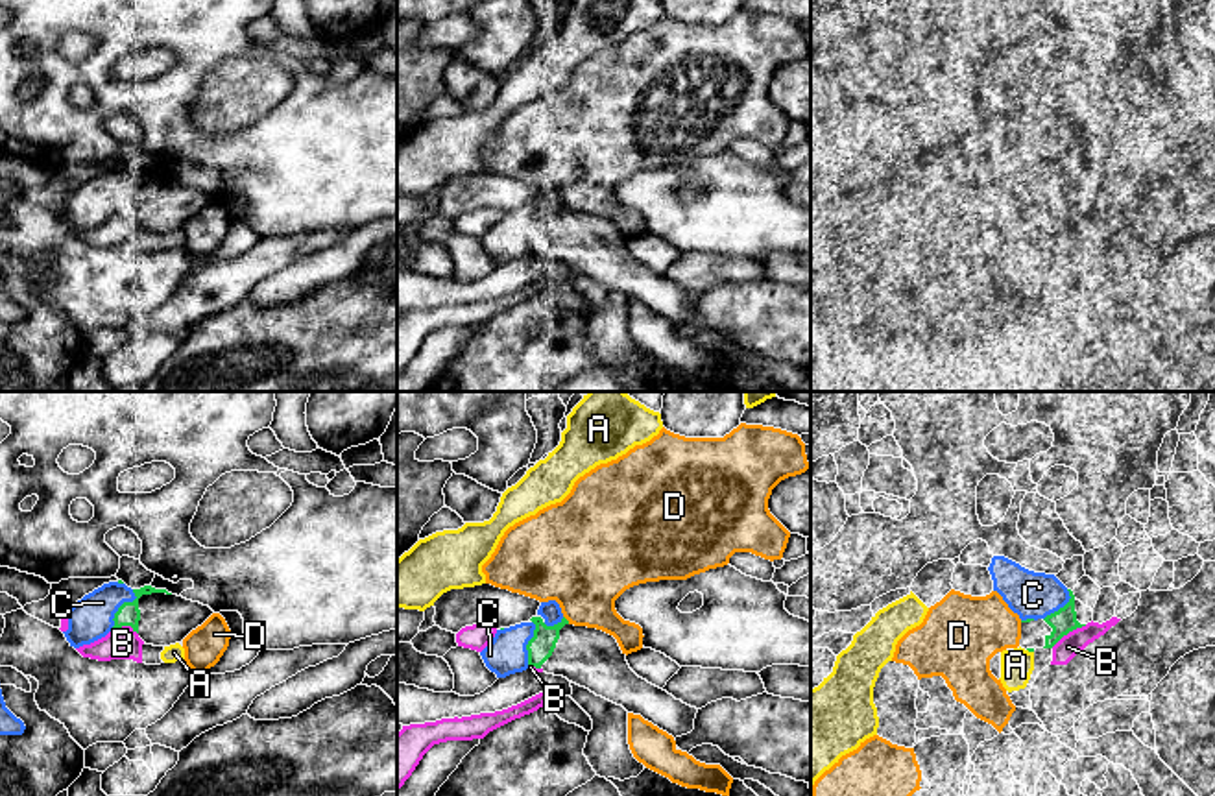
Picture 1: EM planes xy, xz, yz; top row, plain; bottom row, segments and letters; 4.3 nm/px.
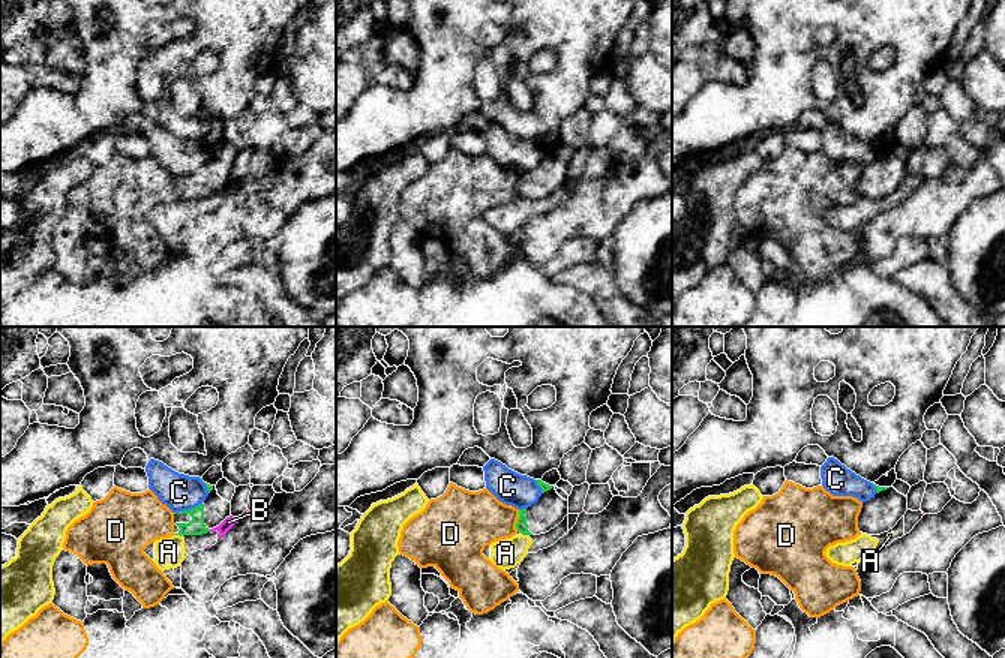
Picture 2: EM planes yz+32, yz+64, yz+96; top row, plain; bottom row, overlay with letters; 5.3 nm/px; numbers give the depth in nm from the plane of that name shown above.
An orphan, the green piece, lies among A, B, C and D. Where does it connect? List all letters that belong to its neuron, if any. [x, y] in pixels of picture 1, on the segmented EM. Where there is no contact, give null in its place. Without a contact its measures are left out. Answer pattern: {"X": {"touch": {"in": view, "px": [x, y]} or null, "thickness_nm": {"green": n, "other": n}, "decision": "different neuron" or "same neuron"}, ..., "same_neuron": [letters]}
{"A": {"touch": {"in": "yz", "px": [1031, 651]}, "thickness_nm": {"green": 20, "other": 140}, "decision": "different neuron"}, "B": {"touch": {"in": "yz", "px": [1068, 632]}, "thickness_nm": {"green": 110, "other": 100}, "decision": "different neuron"}, "C": {"touch": {"in": "xy", "px": [120, 606]}, "thickness_nm": {"green": 100, "other": 190}, "decision": "different neuron"}, "D": {"touch": {"in": "xz", "px": [565, 619]}, "thickness_nm": {"green": 110, "other": 400}, "decision": "different neuron"}, "same_neuron": []}

